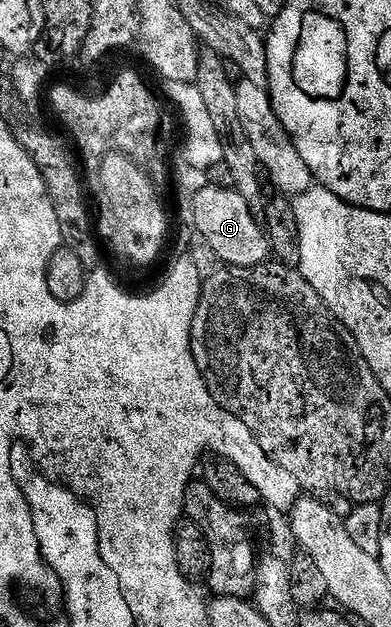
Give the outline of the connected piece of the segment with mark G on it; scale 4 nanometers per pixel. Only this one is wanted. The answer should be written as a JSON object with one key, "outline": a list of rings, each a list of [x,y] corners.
{"outline":[[[208,185],[191,194],[194,201],[194,220],[197,231],[210,243],[212,251],[225,266],[254,267],[269,260],[272,245],[260,226],[261,218],[252,213],[248,201],[235,188],[223,189],[220,185]]]}

